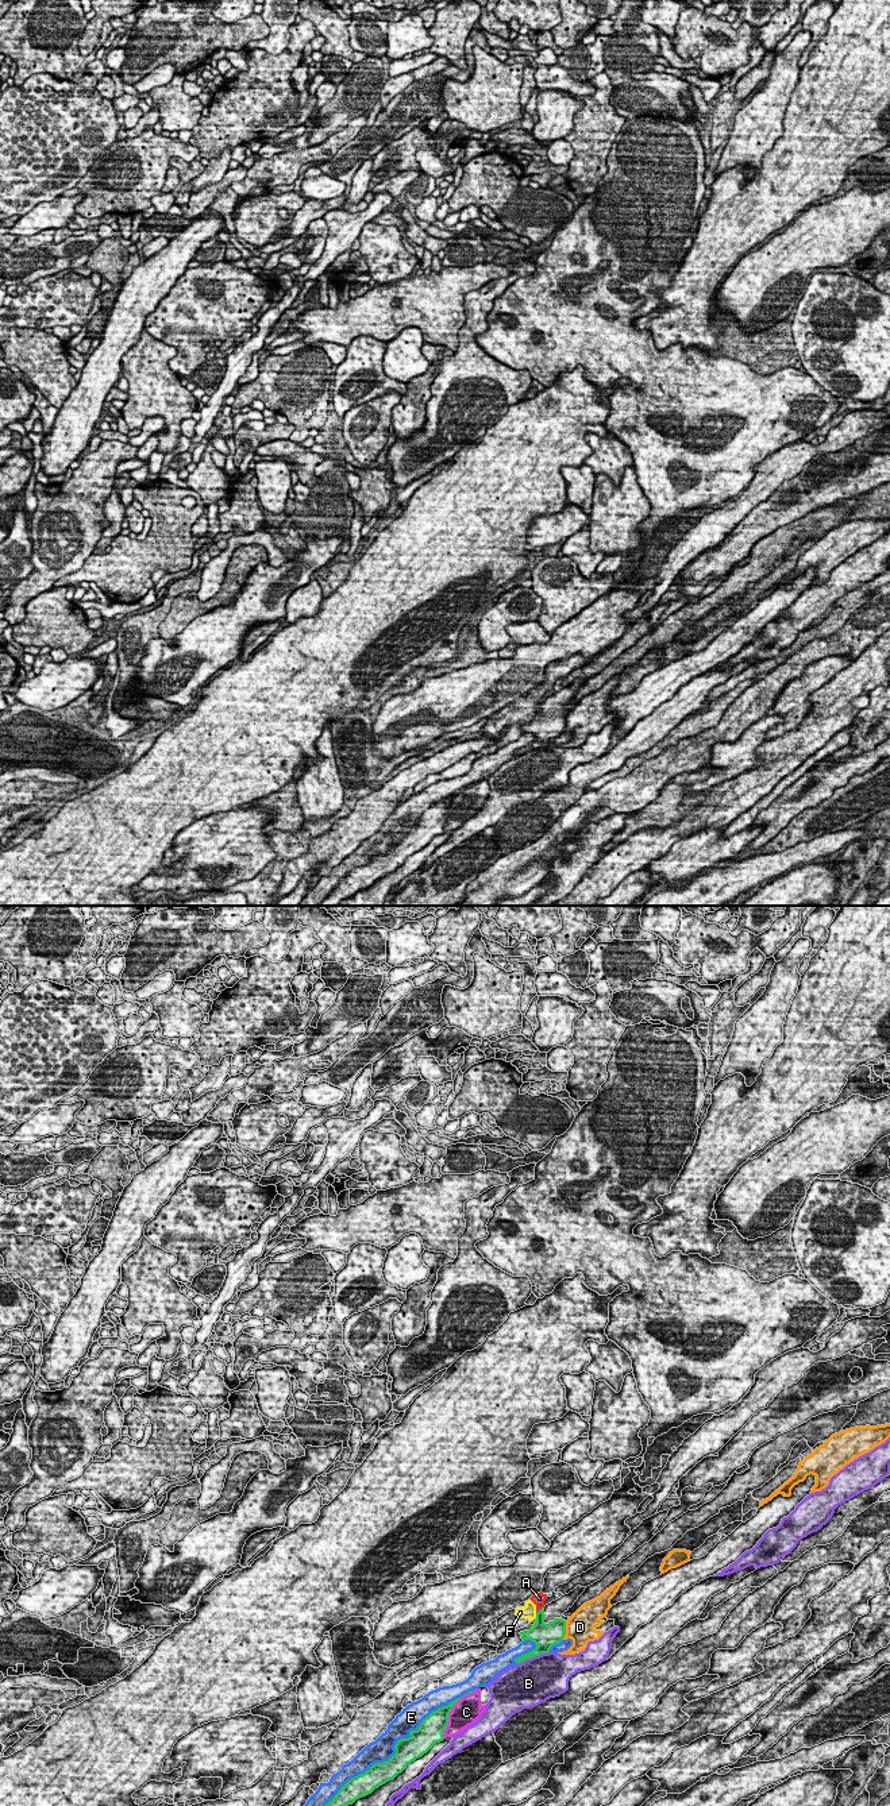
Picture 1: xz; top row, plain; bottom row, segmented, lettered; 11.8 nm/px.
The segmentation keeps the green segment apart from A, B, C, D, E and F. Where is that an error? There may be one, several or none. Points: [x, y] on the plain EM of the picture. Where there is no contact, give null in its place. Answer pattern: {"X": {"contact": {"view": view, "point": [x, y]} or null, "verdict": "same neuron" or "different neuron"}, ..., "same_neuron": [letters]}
{"A": {"contact": {"view": "xz", "point": [539, 703]}, "verdict": "different neuron"}, "B": {"contact": {"view": "xz", "point": [532, 749]}, "verdict": "different neuron"}, "C": {"contact": {"view": "xz", "point": [451, 802]}, "verdict": "different neuron"}, "D": {"contact": {"view": "xz", "point": [565, 724]}, "verdict": "different neuron"}, "E": {"contact": {"view": "xz", "point": [396, 837]}, "verdict": "different neuron"}, "F": {"contact": {"view": "xz", "point": [536, 709]}, "verdict": "different neuron"}, "same_neuron": []}

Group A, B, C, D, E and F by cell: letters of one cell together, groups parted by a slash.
A F / B / C / D / E

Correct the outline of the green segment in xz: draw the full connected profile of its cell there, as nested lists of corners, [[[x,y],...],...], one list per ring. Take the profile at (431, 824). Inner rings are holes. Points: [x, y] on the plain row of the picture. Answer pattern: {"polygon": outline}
{"polygon": [[[462,790],[425,810],[417,823],[411,823],[408,831],[396,836],[396,846],[388,854],[375,856],[366,865],[350,872],[319,906],[340,906],[343,900],[393,873],[408,857],[427,846],[436,836],[443,834],[448,807],[461,792]]]}

